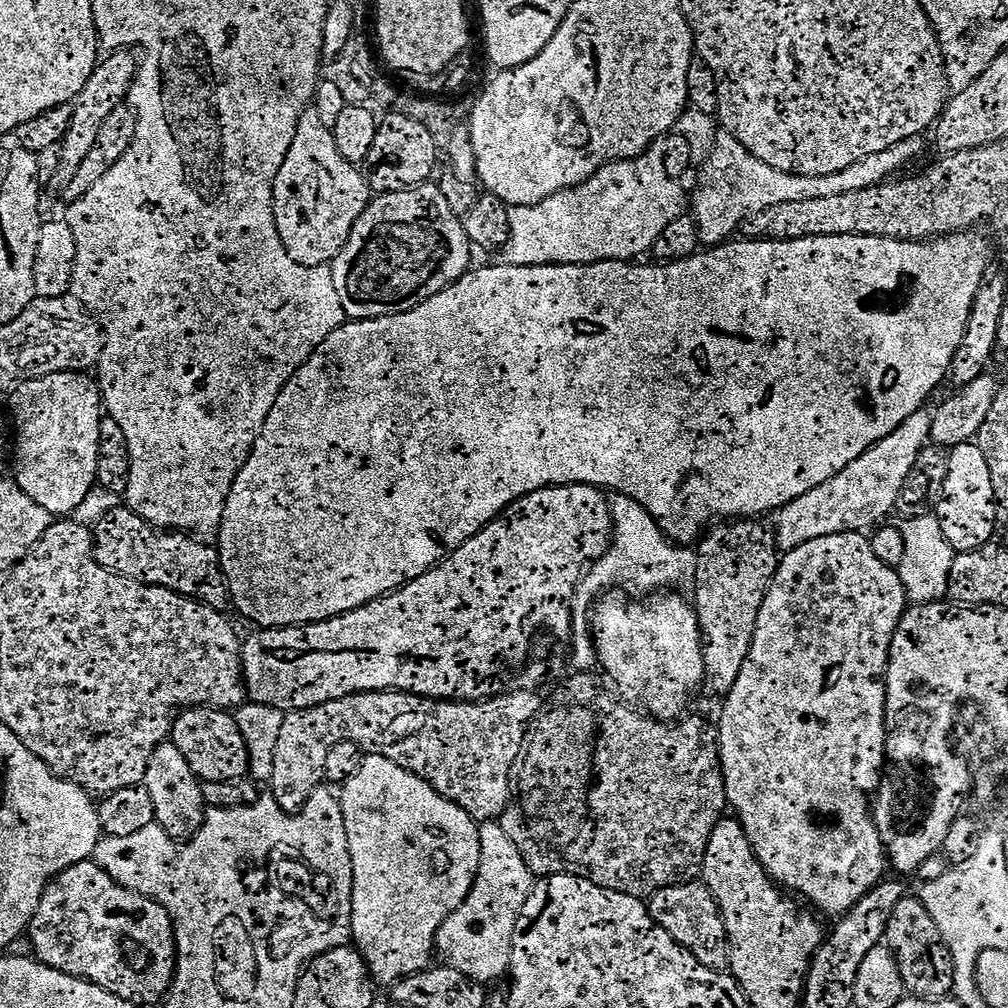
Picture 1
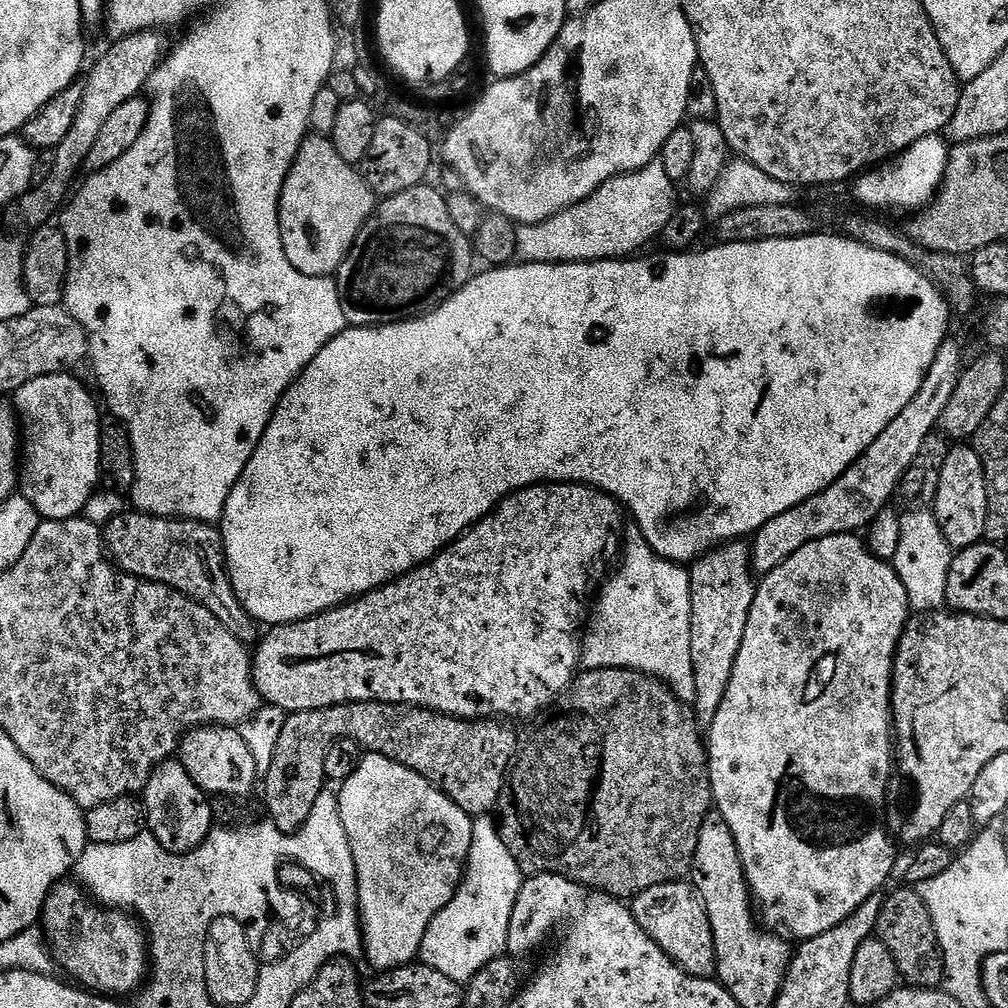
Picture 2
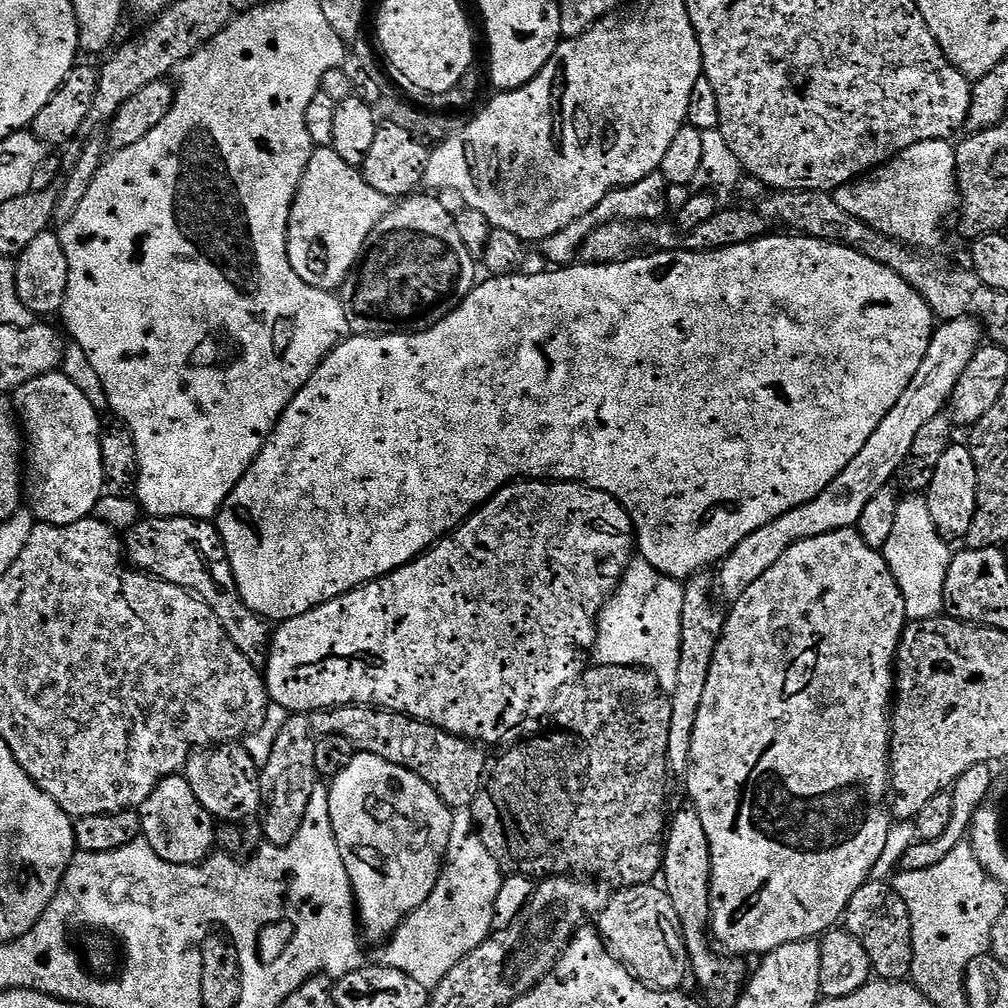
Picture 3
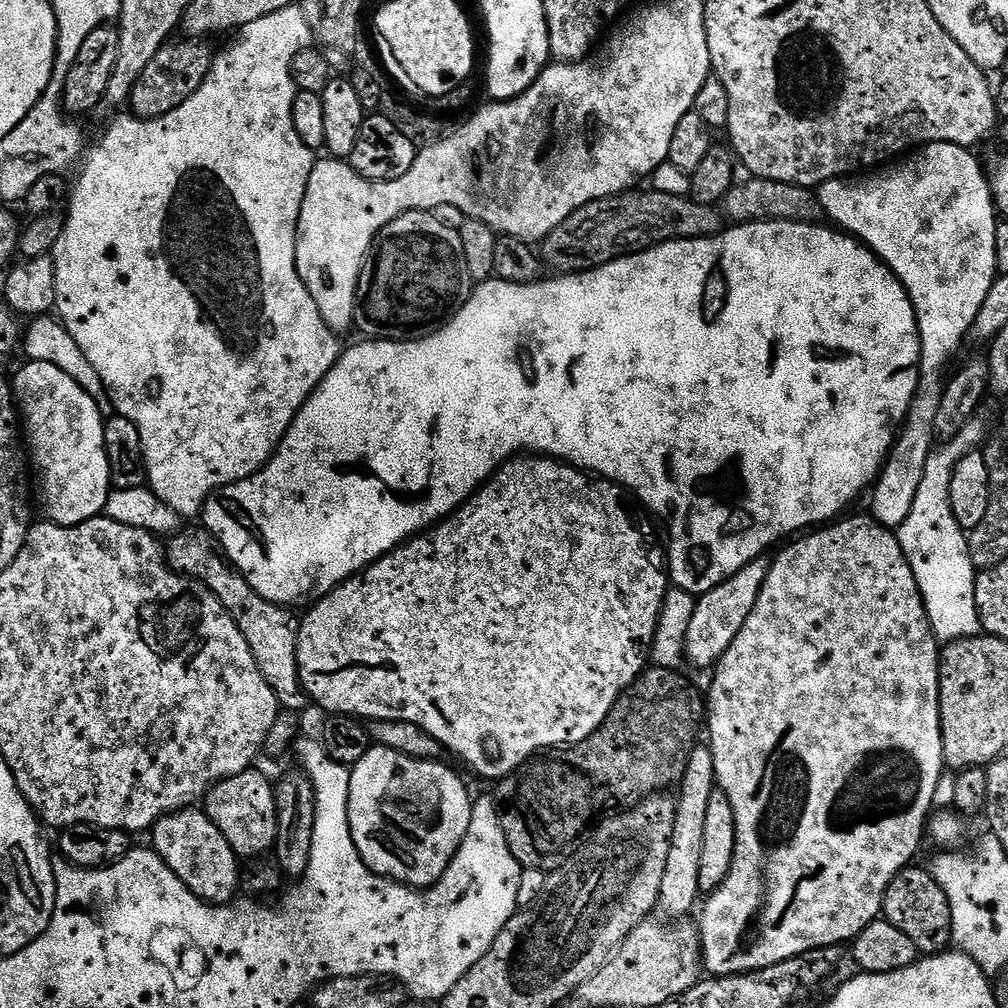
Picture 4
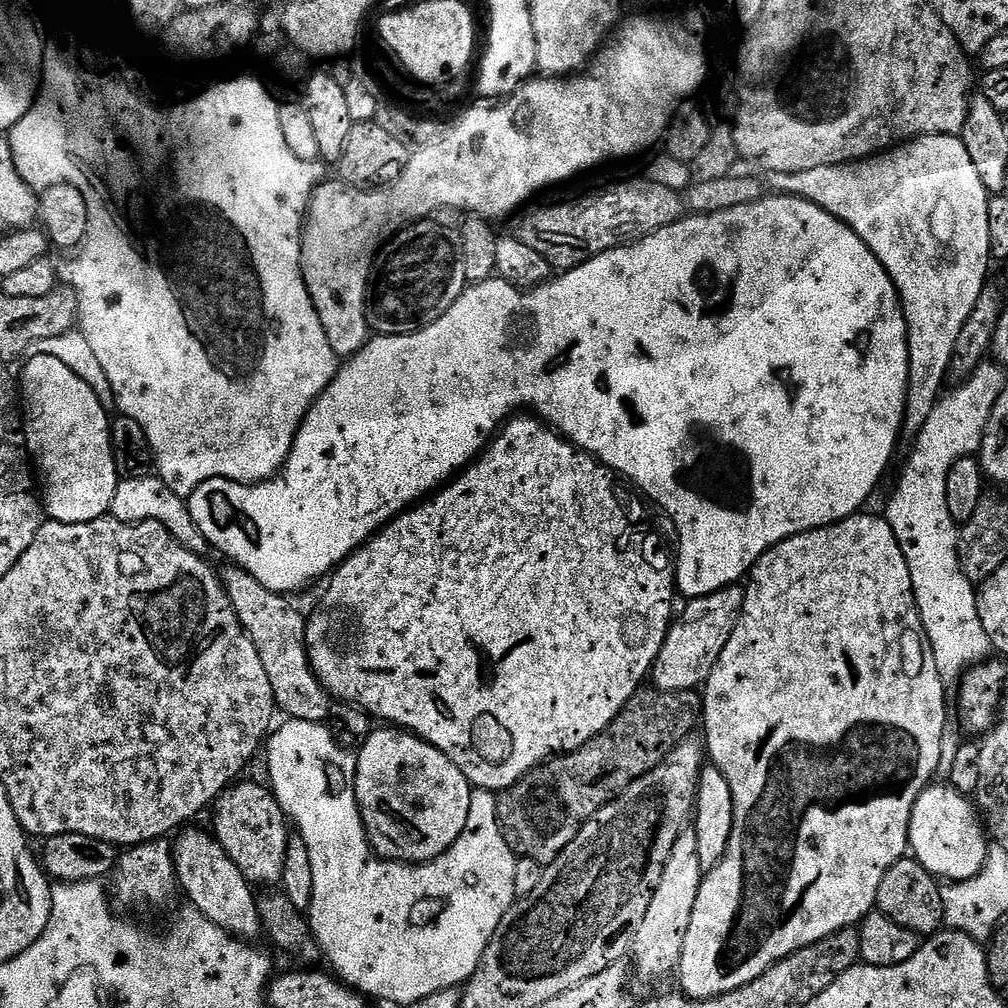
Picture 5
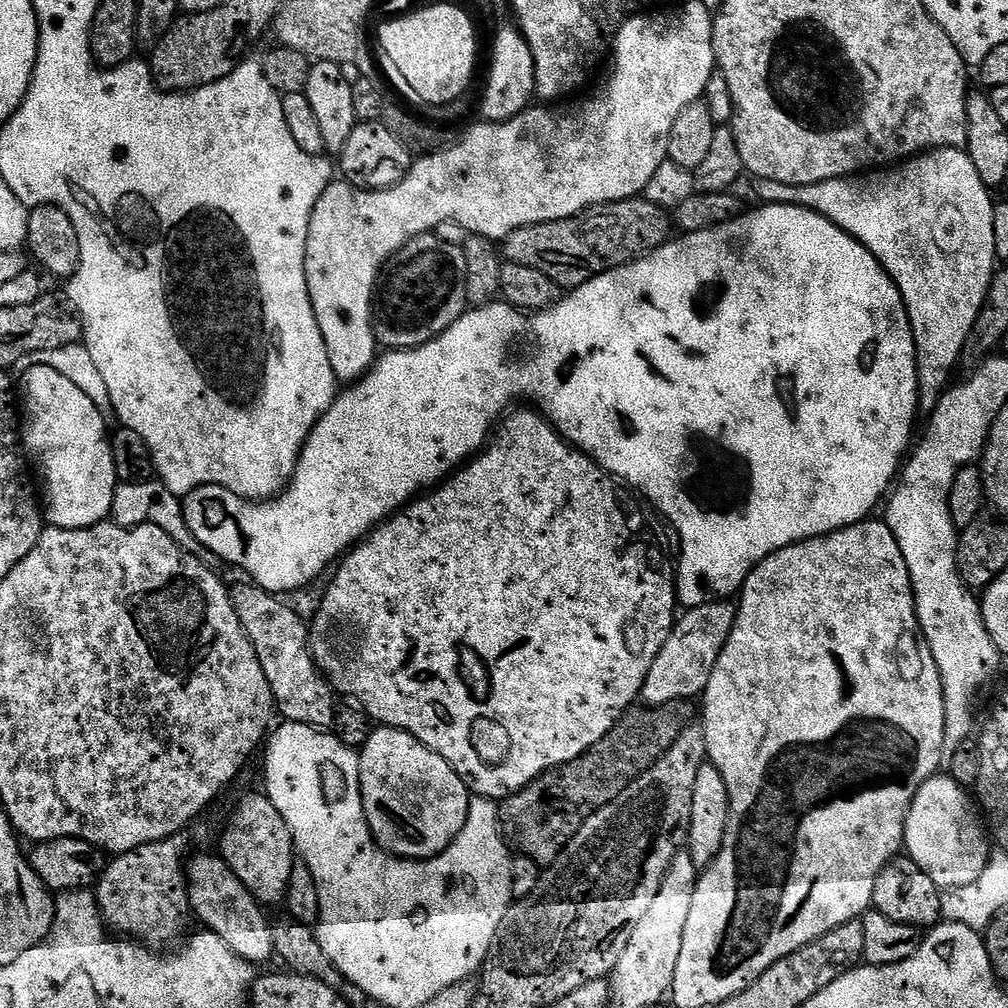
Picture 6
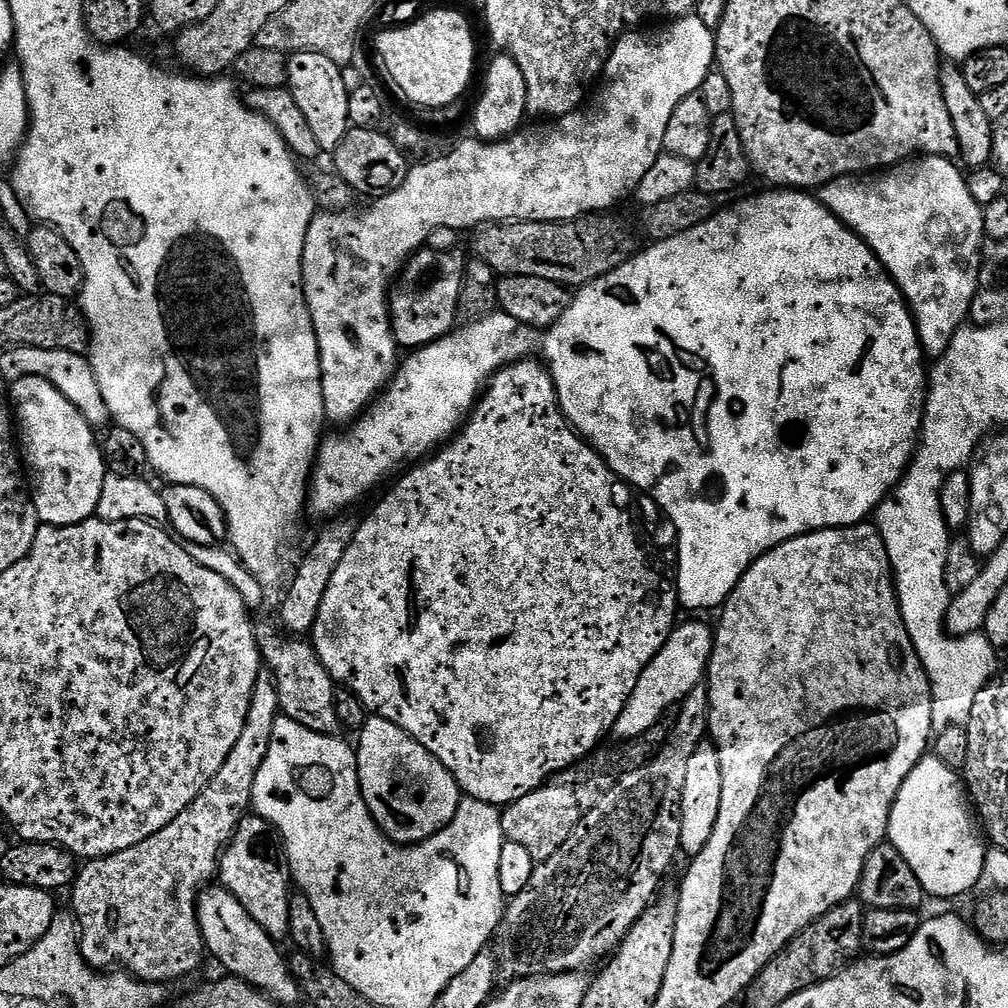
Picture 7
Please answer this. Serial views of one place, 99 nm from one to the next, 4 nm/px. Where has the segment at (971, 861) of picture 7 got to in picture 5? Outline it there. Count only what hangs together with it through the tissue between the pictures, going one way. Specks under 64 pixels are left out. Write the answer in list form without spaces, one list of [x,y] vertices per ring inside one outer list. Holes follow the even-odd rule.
[[[929,786],[912,808],[908,843],[911,855],[927,872],[937,878],[946,876],[947,881],[955,882],[968,880],[980,872],[988,857],[990,840],[973,801],[967,795],[956,792],[951,786]]]

